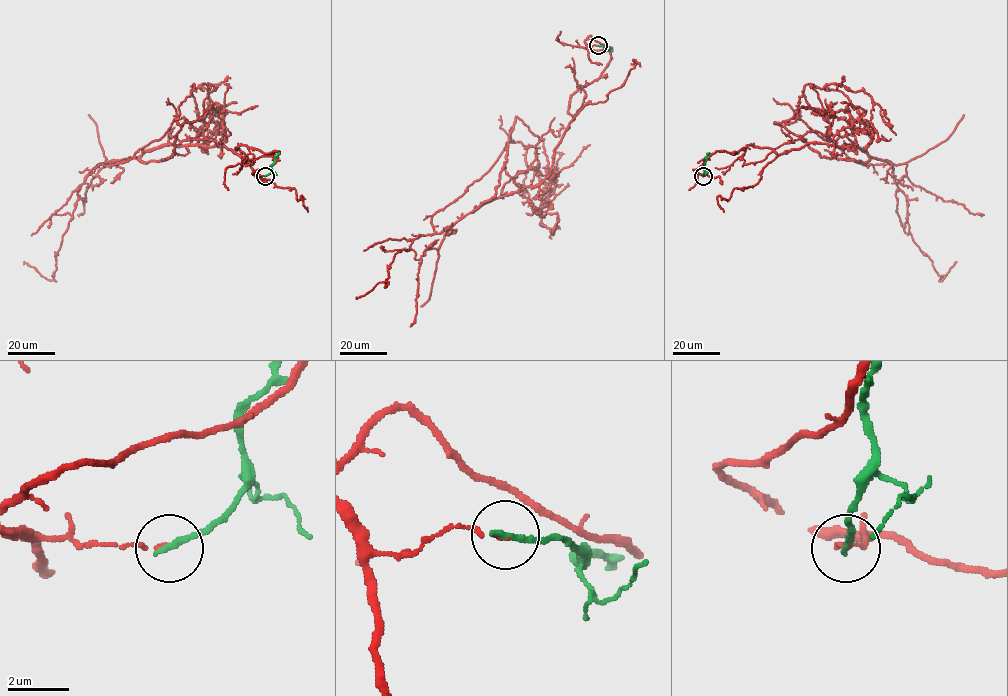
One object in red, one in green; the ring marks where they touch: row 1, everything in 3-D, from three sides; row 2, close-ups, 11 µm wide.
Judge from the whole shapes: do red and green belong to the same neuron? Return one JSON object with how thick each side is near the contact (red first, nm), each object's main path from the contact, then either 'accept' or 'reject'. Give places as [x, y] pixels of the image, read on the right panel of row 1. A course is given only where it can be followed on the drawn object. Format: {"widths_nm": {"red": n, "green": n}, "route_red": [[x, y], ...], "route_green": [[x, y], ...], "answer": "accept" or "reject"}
{"widths_nm": {"red": 100, "green": 220}, "route_red": [[703, 176], [752, 145], [869, 159], [786, 129], [807, 84], [863, 91], [890, 138]], "route_green": [[703, 176], [709, 153]], "answer": "reject"}

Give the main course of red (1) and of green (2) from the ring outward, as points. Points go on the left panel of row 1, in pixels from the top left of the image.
1: (266, 176), (252, 173), (278, 151), (245, 145), (140, 159), (171, 157), (193, 84), (214, 87), (219, 138)
2: (266, 176), (279, 153)

